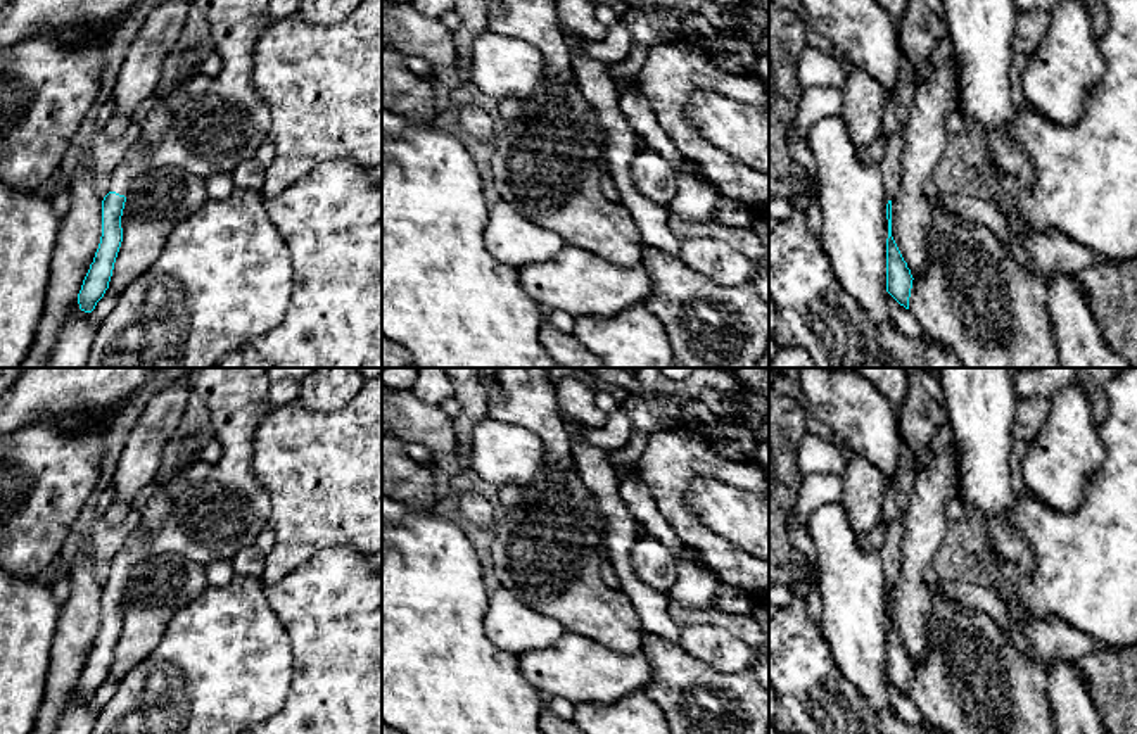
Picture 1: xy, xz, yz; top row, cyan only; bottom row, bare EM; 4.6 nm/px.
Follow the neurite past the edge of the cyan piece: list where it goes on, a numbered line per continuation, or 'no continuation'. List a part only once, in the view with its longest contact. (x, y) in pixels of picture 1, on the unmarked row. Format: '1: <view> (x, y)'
1: xy (215, 518)

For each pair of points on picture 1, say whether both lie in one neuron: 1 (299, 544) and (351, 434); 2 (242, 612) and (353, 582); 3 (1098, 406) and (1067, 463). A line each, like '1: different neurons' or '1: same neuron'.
1: same neuron
2: different neurons
3: different neurons

